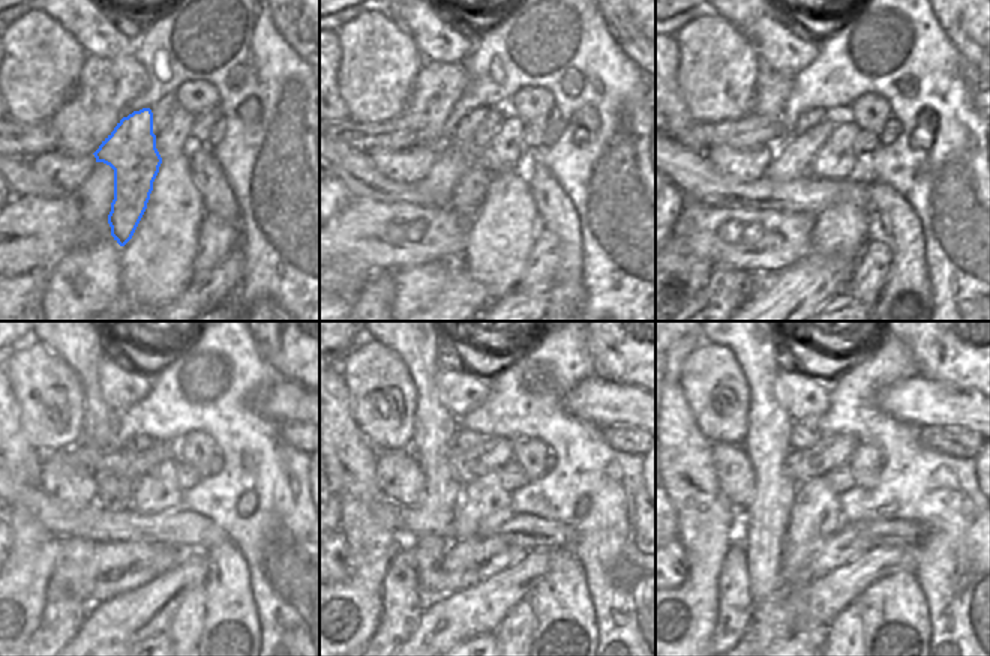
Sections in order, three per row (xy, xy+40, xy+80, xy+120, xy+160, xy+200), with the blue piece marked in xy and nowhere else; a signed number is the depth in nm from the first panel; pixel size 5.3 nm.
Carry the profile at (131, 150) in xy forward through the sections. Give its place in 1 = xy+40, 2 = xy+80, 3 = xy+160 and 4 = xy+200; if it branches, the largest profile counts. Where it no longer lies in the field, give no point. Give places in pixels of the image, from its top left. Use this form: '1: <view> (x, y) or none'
1: xy+40 (470, 191)
2: xy+80 (812, 117)
3: xy+160 (465, 439)
4: xy+200 (803, 437)

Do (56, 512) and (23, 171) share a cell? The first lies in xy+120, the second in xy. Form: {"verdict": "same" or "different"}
{"verdict": "same"}

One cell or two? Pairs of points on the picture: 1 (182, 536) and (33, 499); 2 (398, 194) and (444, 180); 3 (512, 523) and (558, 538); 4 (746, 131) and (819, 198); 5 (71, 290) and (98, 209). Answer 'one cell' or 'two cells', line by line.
1: one cell
2: two cells
3: one cell
4: two cells
5: one cell

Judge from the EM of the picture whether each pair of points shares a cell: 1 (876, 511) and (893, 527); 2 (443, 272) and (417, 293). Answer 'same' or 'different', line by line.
1: different
2: same

